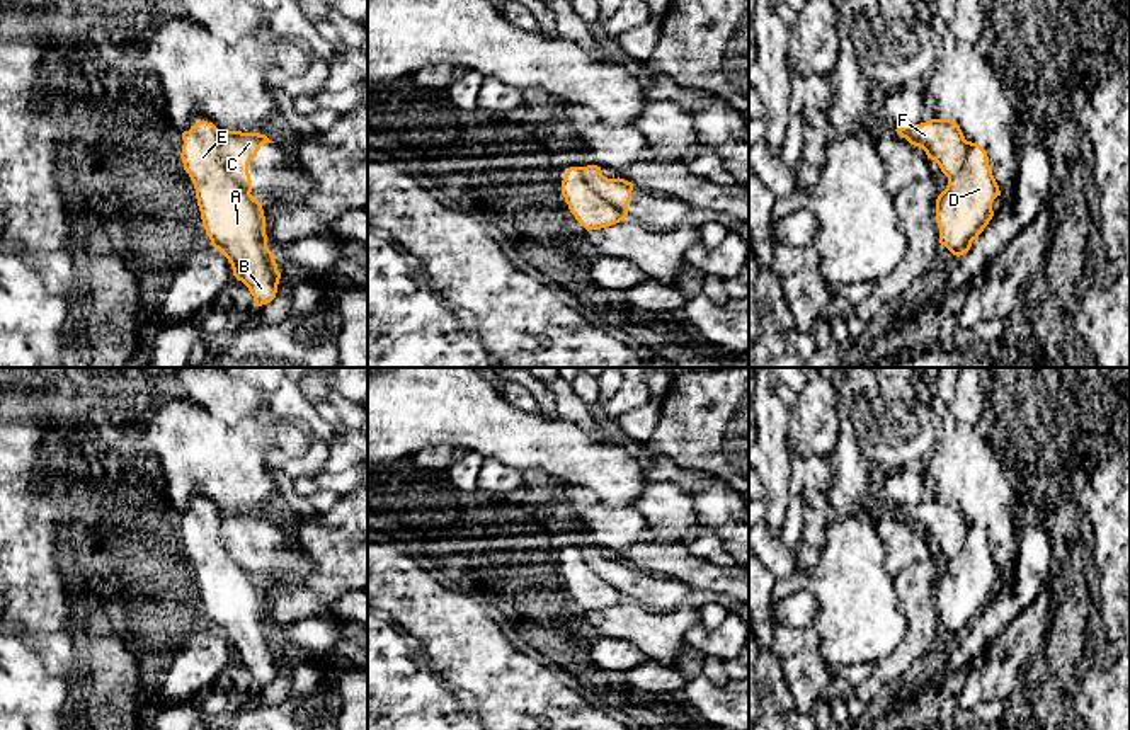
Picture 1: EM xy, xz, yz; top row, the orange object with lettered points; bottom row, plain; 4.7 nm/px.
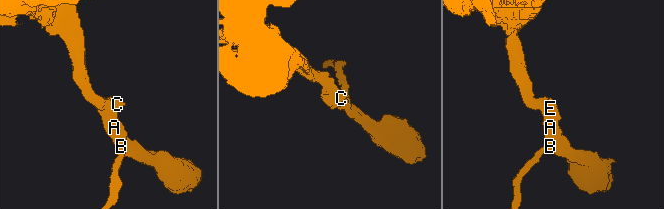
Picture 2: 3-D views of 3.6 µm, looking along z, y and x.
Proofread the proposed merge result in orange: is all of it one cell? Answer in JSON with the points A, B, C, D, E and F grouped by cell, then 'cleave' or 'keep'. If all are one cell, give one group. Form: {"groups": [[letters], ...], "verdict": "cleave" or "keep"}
{"groups": [["A", "B", "D", "E"], ["C", "F"]], "verdict": "cleave"}

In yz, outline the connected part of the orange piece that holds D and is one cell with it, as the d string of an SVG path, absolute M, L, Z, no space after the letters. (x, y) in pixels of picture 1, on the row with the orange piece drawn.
M967 141L962 168L948 177L946 189L936 199L939 243L953 255L967 254L994 216L992 202L1001 196L987 151Z

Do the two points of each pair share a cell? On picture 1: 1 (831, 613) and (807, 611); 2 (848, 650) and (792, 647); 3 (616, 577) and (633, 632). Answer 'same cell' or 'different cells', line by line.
1: different cells
2: different cells
3: different cells

